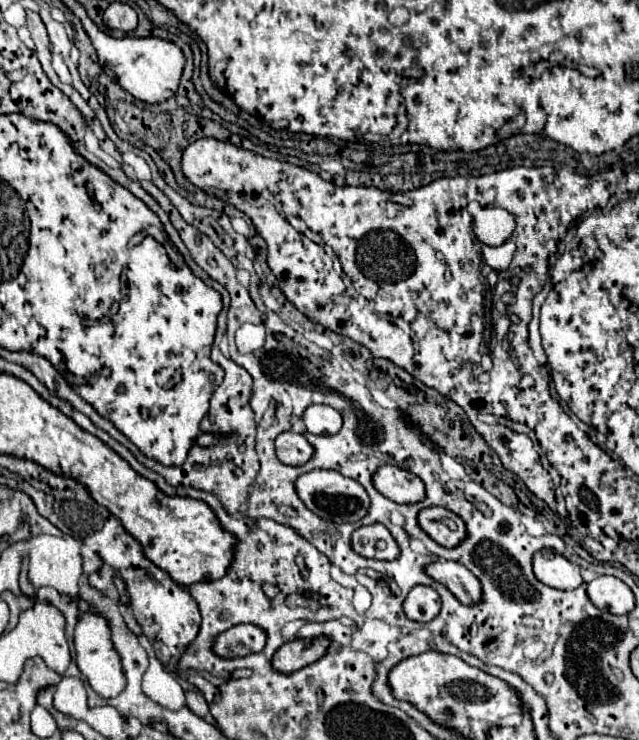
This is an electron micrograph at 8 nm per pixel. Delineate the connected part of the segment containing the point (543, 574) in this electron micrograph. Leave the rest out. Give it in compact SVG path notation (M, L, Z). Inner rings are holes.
M542 548L534 554L534 574L546 586L558 590L572 590L582 584L580 566L550 548Z

